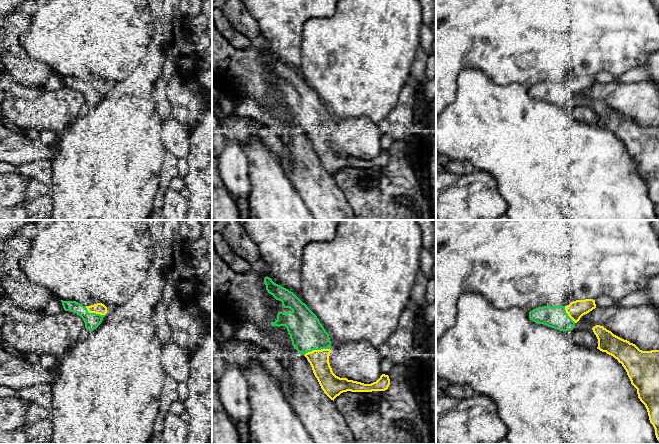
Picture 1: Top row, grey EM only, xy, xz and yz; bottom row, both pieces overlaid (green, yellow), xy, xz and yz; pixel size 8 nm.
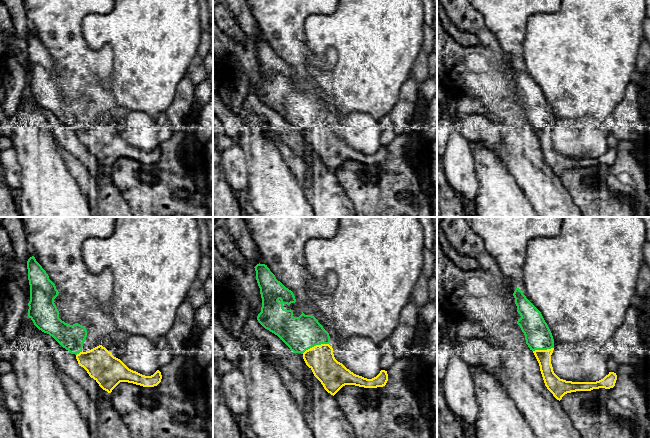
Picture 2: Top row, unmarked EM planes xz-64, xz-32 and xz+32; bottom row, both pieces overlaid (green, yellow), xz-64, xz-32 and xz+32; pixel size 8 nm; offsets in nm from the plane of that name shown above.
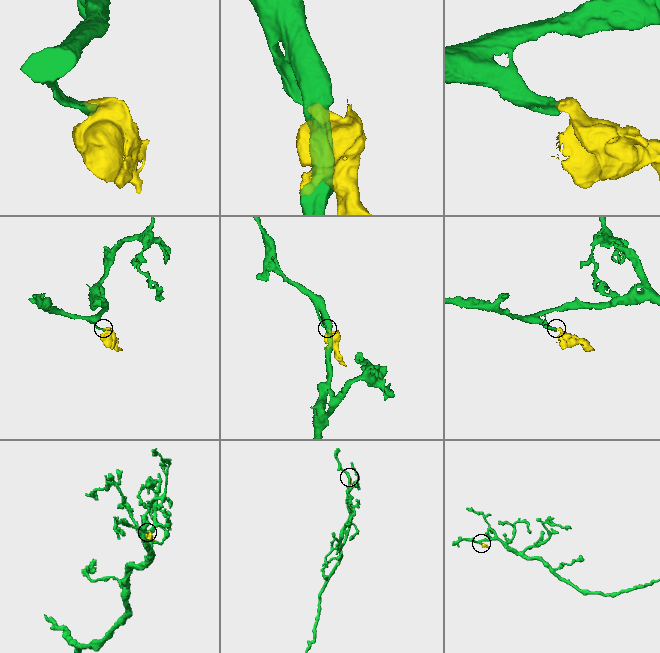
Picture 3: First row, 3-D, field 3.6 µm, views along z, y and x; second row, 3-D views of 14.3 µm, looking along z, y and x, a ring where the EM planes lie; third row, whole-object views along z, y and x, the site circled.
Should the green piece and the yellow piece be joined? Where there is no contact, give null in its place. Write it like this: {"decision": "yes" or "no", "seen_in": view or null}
{"decision": "yes", "seen_in": "xz"}

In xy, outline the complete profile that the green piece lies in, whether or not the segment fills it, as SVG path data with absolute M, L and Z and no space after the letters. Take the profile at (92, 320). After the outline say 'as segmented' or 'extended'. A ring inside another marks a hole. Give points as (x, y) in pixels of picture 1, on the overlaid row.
M61 300L61 302L65 311L76 313L83 319L85 328L89 331L96 329L107 313L107 307L102 303L83 306L76 301Z | extended

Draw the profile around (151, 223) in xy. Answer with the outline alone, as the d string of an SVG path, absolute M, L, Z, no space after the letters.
M145 220L152 240L159 245L181 244L179 235L180 220Z

